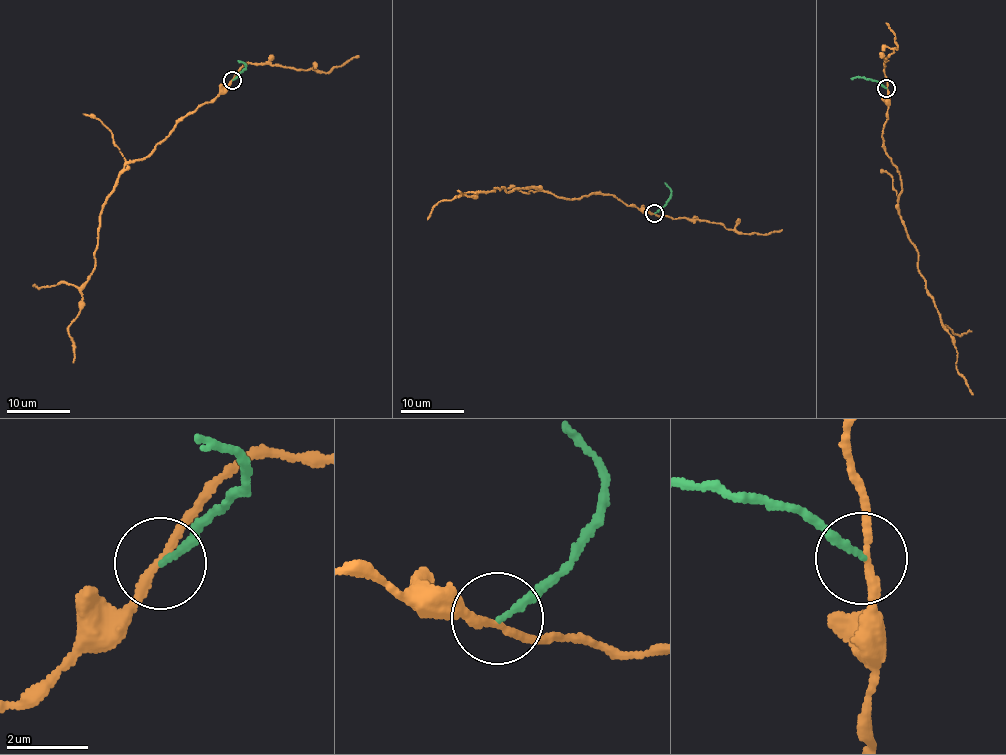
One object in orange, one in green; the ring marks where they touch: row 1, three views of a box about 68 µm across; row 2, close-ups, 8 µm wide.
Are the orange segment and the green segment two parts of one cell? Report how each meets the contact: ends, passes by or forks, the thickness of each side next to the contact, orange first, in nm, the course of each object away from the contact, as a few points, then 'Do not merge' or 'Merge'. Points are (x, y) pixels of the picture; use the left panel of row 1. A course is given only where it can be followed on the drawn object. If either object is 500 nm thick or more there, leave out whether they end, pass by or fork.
At the ring orange passes by. At the ring green ends. Thickness 190 nm (orange) against 150 nm. Course of orange: (233, 81), (187, 112), (119, 177), (101, 211), (94, 269), (81, 291), (80, 312), (69, 326), (72, 363). Course of green: (232, 80), (246, 65), (238, 60). Do not merge

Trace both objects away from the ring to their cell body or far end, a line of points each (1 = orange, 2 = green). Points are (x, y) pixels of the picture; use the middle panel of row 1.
1: (655, 214), (594, 192), (565, 199), (530, 187), (508, 193), (499, 187), (468, 196), (458, 190), (457, 196)
2: (655, 212), (666, 203), (671, 193), (665, 182)

